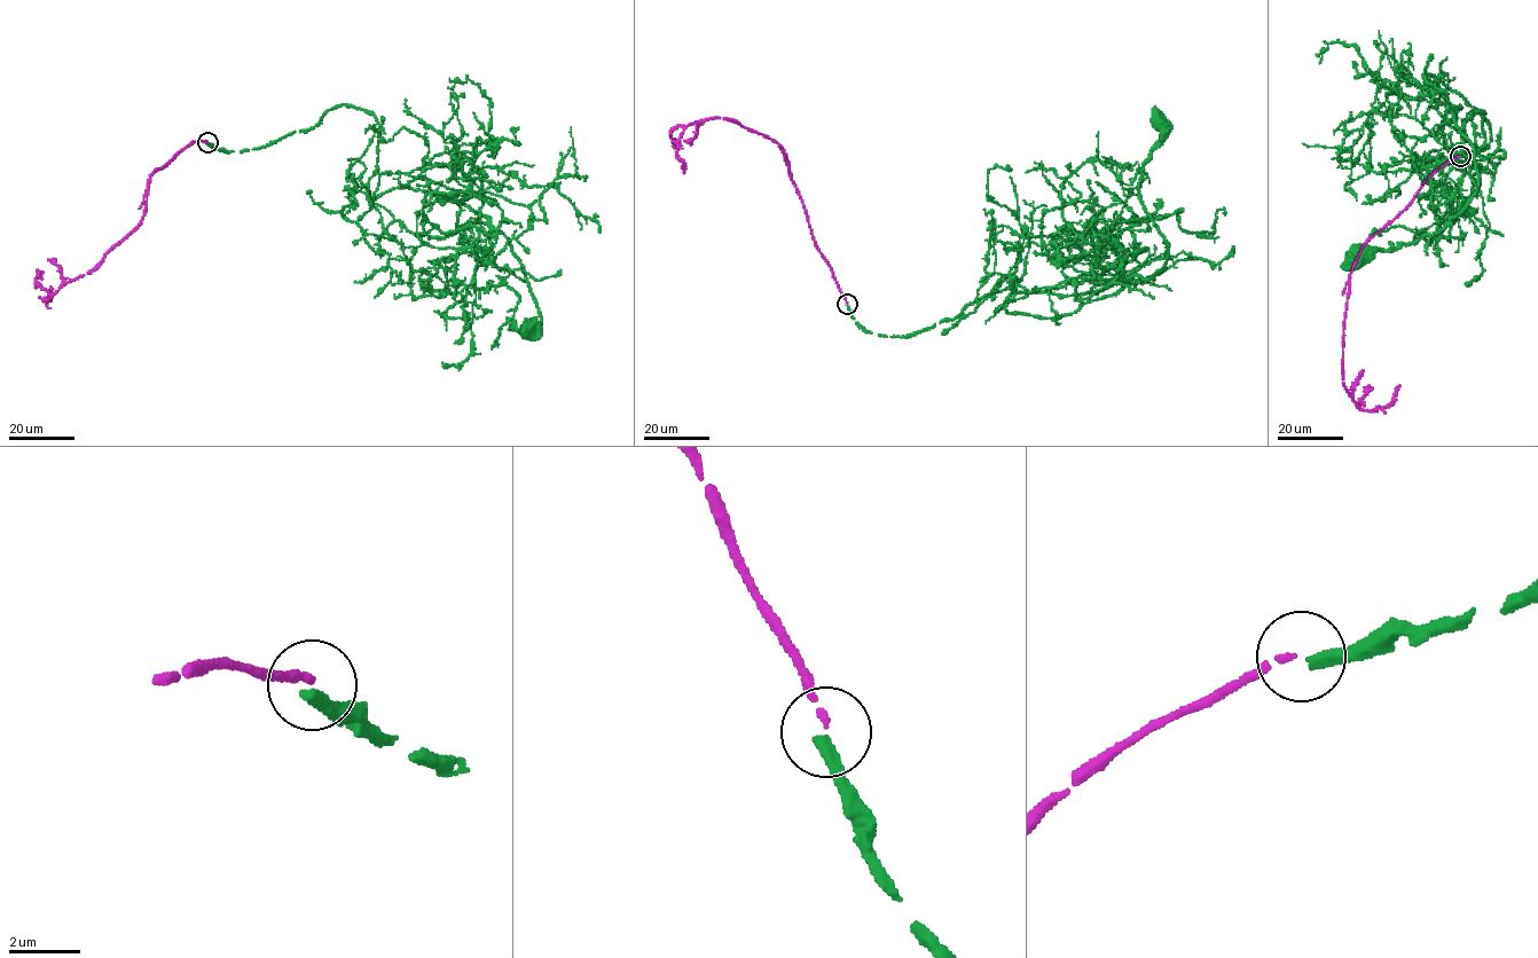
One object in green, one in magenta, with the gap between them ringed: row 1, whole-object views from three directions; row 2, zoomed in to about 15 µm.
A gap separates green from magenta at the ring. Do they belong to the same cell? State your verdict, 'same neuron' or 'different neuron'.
different neuron

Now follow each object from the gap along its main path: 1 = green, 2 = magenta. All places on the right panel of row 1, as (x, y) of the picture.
1: (1460, 157), (1490, 126), (1428, 75), (1475, 144), (1467, 159), (1462, 126), (1477, 188), (1436, 233), (1355, 258)
2: (1460, 156), (1372, 235), (1350, 273), (1343, 383), (1362, 409), (1372, 410), (1389, 405), (1401, 385)

